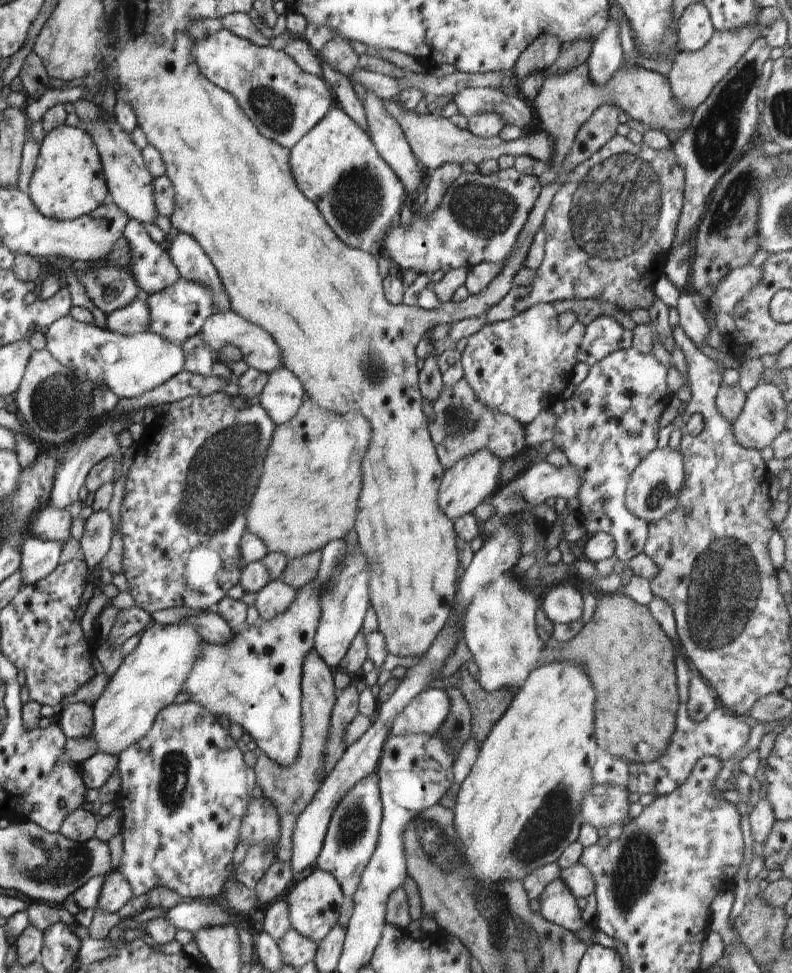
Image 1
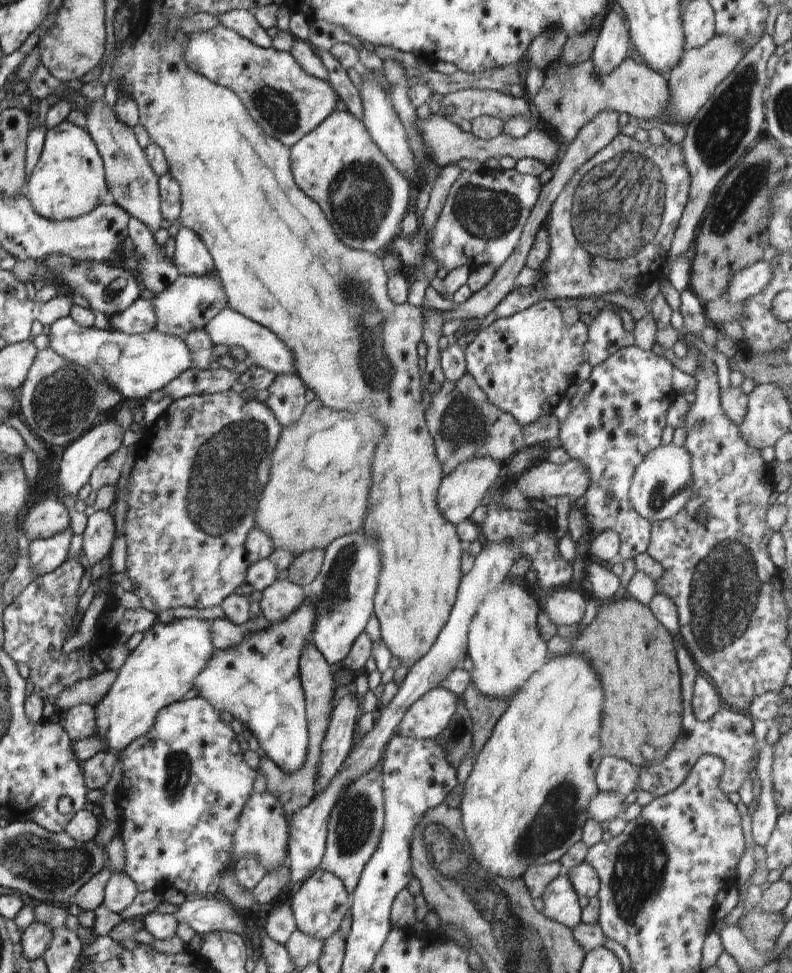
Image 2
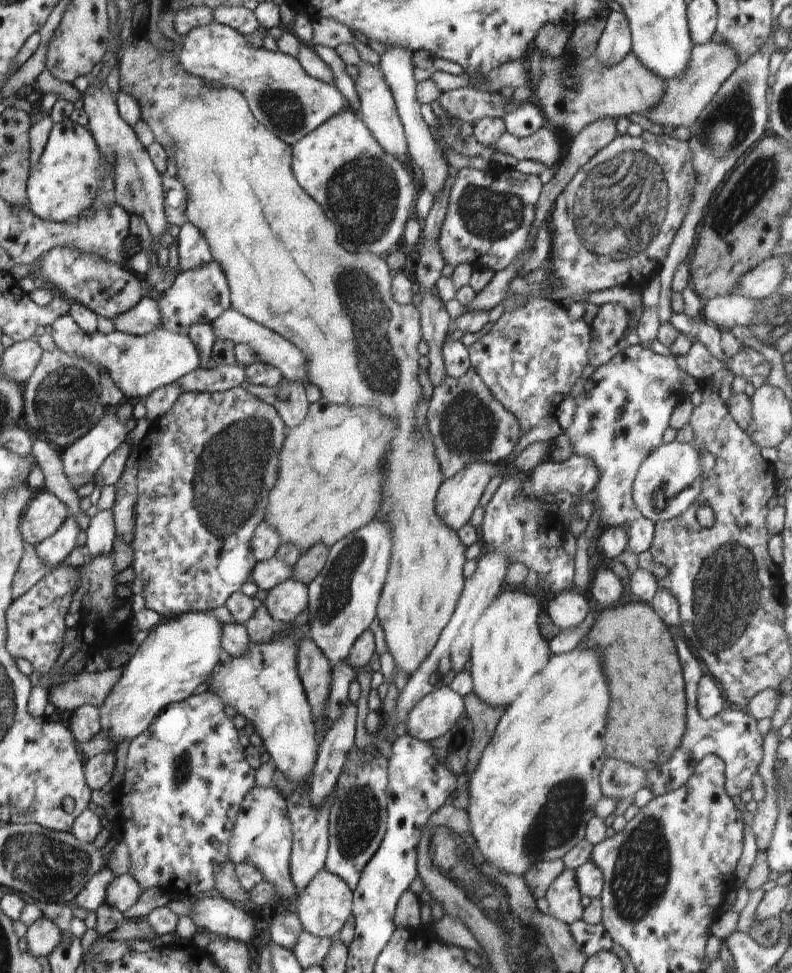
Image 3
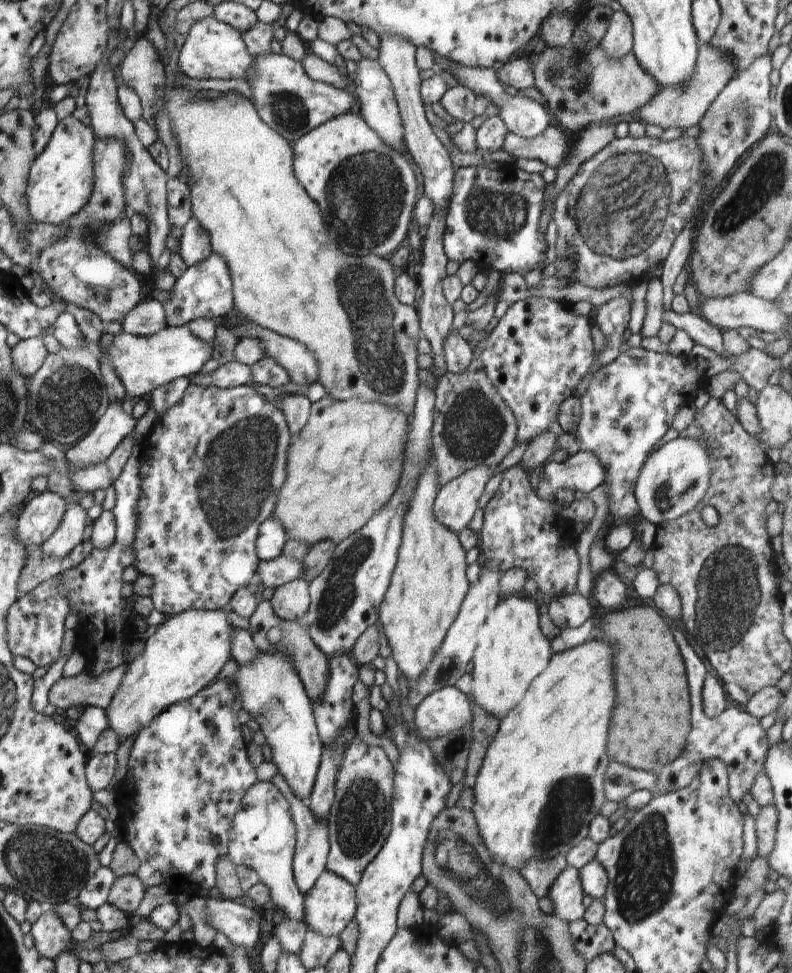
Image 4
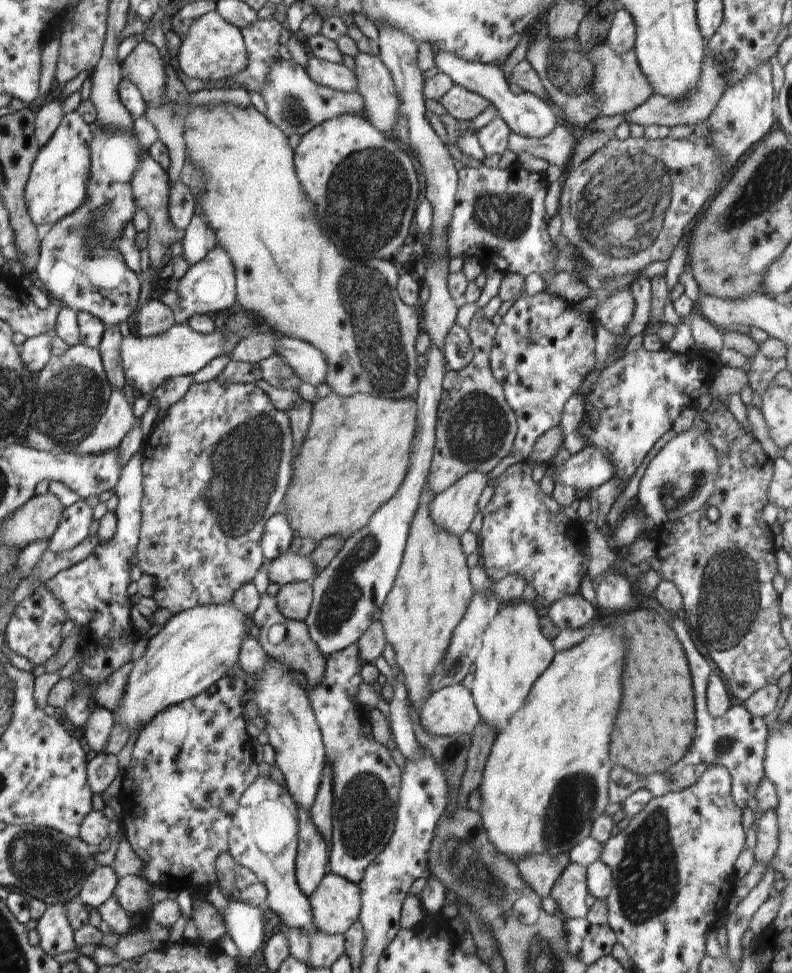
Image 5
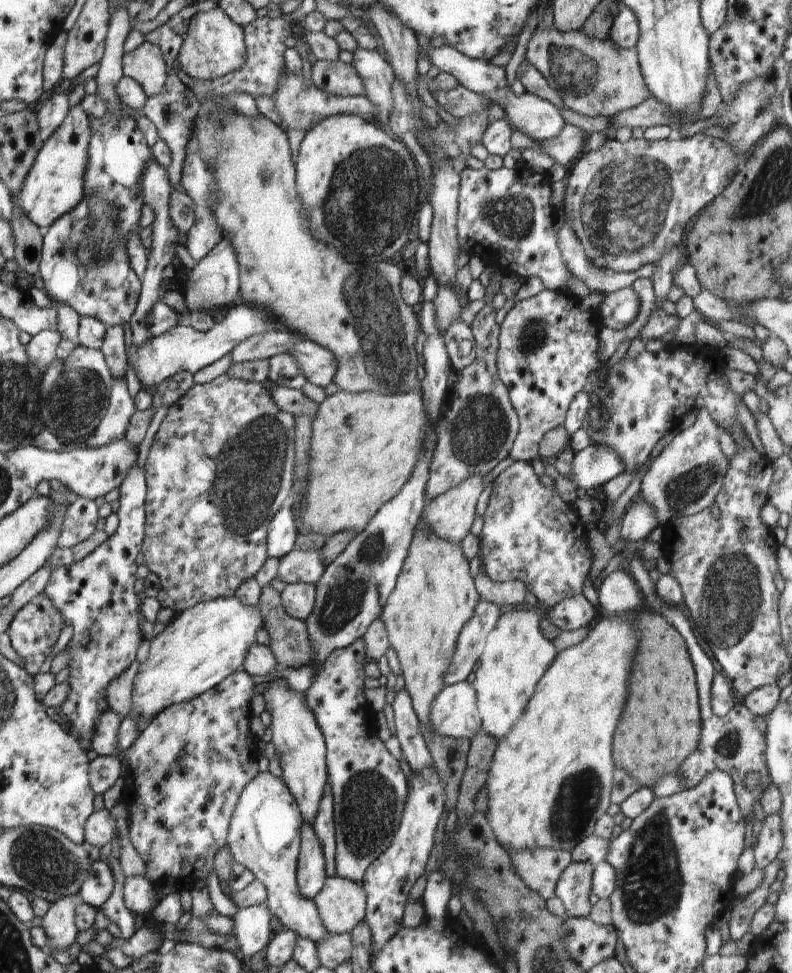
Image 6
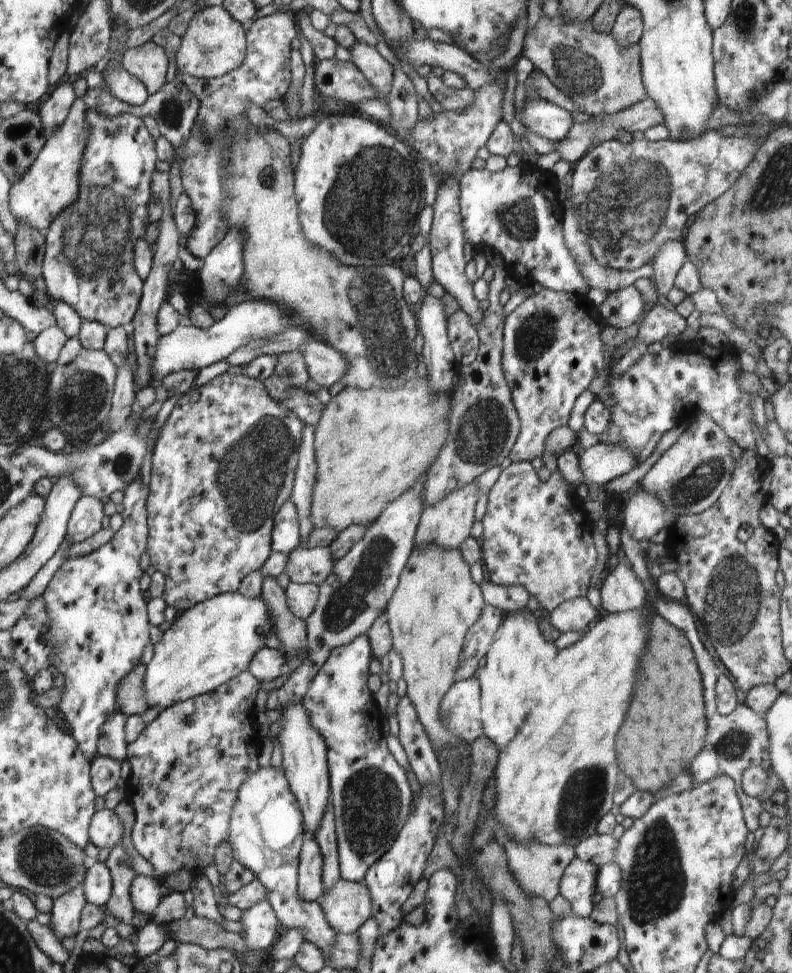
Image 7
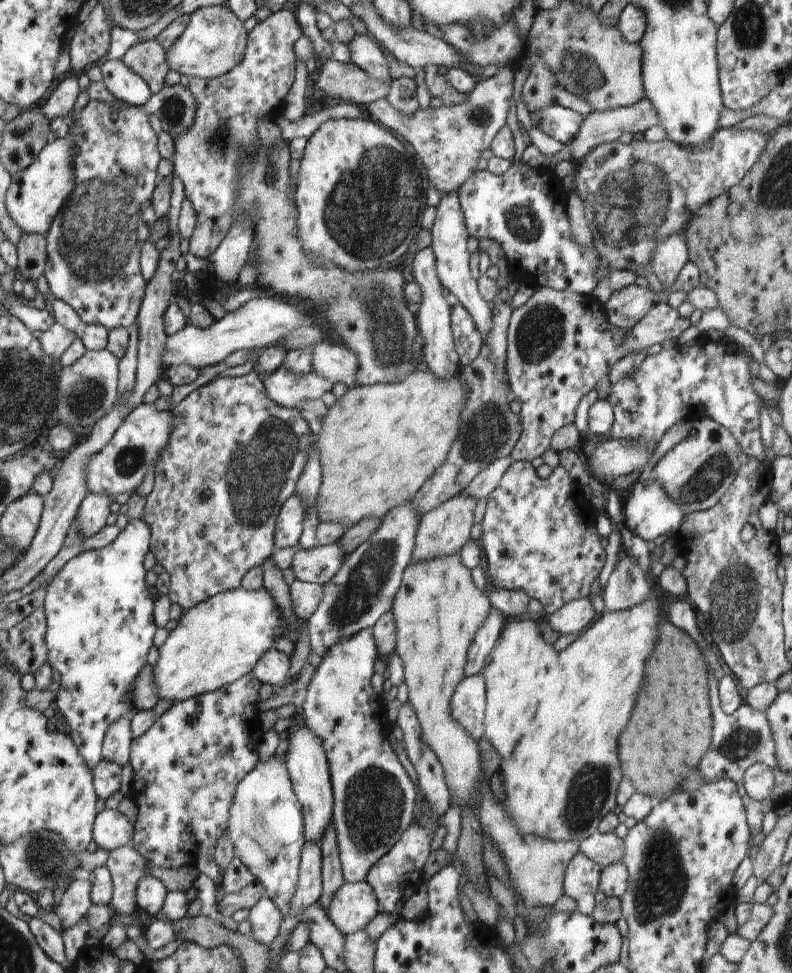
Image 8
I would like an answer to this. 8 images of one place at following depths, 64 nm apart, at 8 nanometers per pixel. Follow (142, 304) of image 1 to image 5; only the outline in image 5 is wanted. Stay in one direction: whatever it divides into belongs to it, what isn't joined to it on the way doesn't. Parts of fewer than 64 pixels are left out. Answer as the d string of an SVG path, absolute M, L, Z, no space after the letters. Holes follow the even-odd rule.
M158 299L148 300L148 304L144 304L138 314L133 314L136 318L132 324L129 324L130 332L137 337L153 337L166 332L168 328L175 324L174 314L168 305L162 303Z

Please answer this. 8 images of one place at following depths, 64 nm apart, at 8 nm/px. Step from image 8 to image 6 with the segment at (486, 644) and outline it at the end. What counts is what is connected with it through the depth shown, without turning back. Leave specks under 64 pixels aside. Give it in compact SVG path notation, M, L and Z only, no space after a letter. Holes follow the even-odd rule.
M484 598L478 600L474 608L474 616L460 630L456 650L444 674L445 685L466 681L466 678L470 676L470 672L476 668L478 658L484 650L486 636L496 626L496 620L500 618L501 613L502 608L497 604L486 602Z

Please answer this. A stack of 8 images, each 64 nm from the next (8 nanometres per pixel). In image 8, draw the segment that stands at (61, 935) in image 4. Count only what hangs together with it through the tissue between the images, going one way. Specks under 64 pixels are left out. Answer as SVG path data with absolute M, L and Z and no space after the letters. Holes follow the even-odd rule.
M90 879L74 880L64 891L58 908L53 910L61 921L63 932L70 930L90 911L90 906L93 906L90 888L93 888Z

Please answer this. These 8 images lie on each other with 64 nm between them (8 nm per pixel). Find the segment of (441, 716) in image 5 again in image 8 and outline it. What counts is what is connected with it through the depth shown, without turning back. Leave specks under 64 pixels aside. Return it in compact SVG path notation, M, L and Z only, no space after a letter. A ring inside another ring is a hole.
M478 673L462 678L450 698L450 716L478 742L485 736L484 710L486 706L486 684Z

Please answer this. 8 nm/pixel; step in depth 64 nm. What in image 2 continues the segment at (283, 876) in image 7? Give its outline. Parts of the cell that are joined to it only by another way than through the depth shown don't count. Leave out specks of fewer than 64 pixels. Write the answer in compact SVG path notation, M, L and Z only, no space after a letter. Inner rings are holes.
M252 791L250 798L244 805L243 812L238 817L238 828L234 832L232 842L234 842L234 850L231 854L234 861L242 858L242 856L254 856L260 864L264 864L264 868L268 872L274 872L282 864L285 864L289 832L288 820L286 820L284 806L280 804L280 800L268 791L264 791L262 794Z

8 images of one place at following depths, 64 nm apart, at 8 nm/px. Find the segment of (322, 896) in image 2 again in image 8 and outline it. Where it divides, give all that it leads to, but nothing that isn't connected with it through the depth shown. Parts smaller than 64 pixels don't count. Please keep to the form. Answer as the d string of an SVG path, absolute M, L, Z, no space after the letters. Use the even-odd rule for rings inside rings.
M344 882L330 900L325 911L328 918L342 934L348 935L364 930L378 914L378 899L370 884Z

